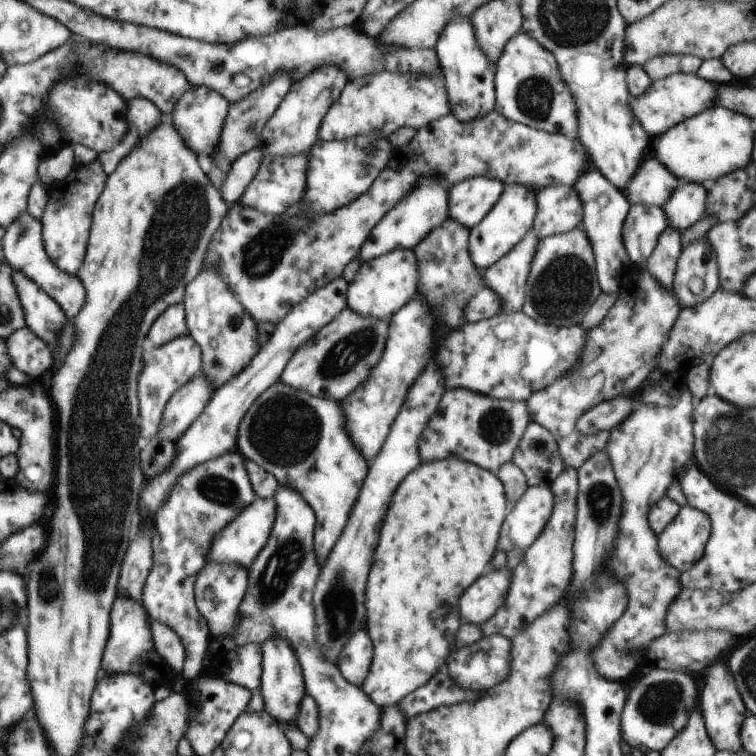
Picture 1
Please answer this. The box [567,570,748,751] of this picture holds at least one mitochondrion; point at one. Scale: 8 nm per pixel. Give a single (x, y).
(657, 704)

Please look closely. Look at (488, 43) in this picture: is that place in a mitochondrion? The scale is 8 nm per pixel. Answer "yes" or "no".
yes

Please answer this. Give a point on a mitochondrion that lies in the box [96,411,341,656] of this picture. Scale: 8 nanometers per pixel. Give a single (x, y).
(284, 563)

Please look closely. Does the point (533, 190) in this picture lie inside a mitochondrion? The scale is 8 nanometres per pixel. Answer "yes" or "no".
no

